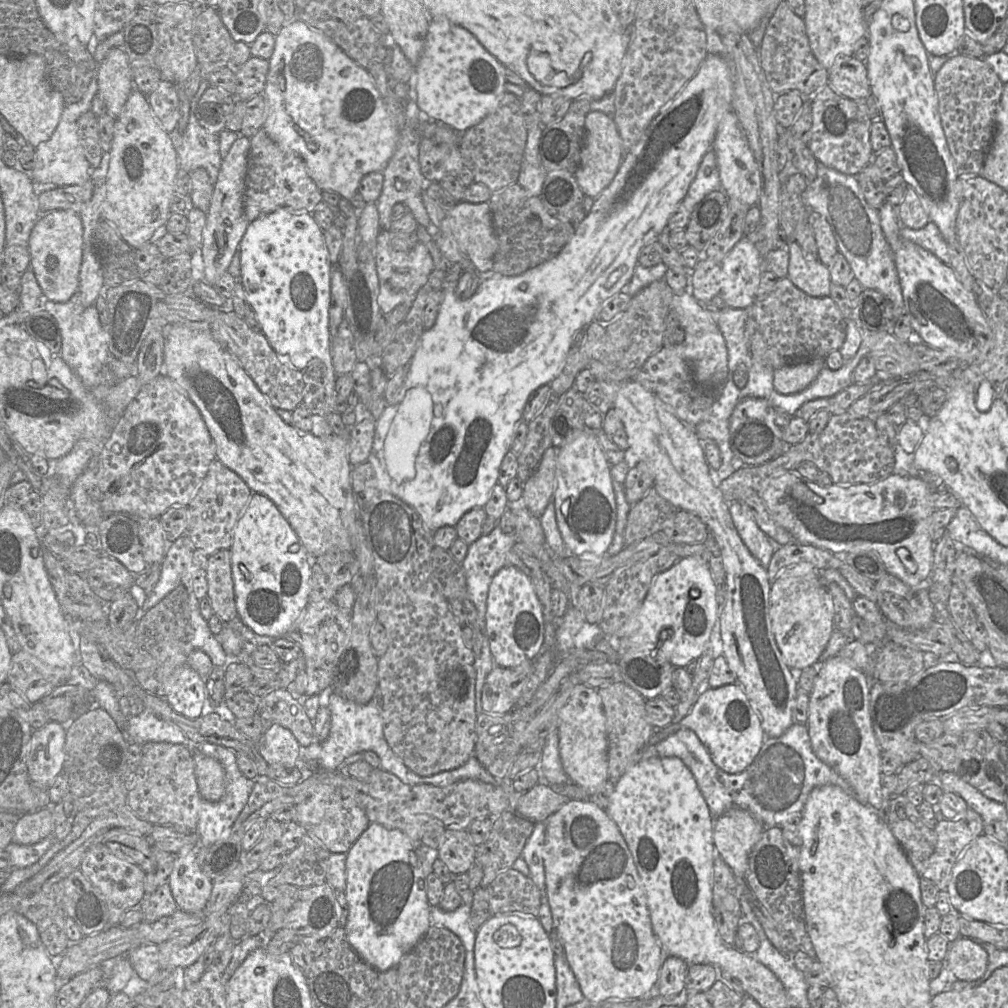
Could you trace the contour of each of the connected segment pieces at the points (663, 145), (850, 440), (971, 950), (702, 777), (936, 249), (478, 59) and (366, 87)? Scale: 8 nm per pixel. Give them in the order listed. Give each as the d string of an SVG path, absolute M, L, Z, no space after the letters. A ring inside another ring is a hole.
M708 54L696 74L683 86L676 96L659 111L644 130L640 139L632 146L630 151L624 155L614 179L596 198L594 198L591 210L587 213L585 218L579 222L574 236L560 254L542 265L530 269L518 276L509 277L495 275L495 273L479 273L483 281L477 292L471 298L466 300L458 298L455 295L455 290L443 290L444 299L440 306L435 325L424 331L418 347L409 363L409 371L404 385L396 397L386 405L380 417L377 419L372 452L368 458L368 461L374 468L380 486L412 506L419 513L425 526L429 530L435 531L442 526L456 526L460 518L467 511L476 507L483 508L487 503L492 488L498 483L501 462L506 453L510 451L515 428L517 424L523 420L523 411L529 396L540 386L550 384L561 373L571 348L574 333L579 328L588 325L595 320L596 314L605 300L621 292L621 289L633 276L634 269L638 264L638 256L642 248L652 241L657 241L658 235L662 231L667 230L666 226L668 220L676 212L686 196L689 186L696 176L703 156L711 150L720 120L725 113L732 111L731 104L733 99L733 88L733 73L726 58L716 54ZM417 386L422 386L429 391L433 400L434 414L431 422L431 429L417 454L415 460L415 477L411 480L406 480L397 484L387 471L385 440L406 393L411 388Z
M848 413L831 415L825 429L818 433L809 433L799 444L792 445L786 453L780 457L763 463L761 465L744 465L731 473L728 477L720 481L721 489L727 501L740 501L741 489L753 489L761 492L765 482L772 476L795 470L802 462L813 463L820 471L827 472L834 484L856 484L856 483L875 483L889 476L894 468L894 452L889 448L886 440L878 433L874 422L868 418L851 418Z
M959 937L949 945L945 966L957 980L977 981L985 974L988 954L978 941Z
M794 723L781 736L768 737L764 732L764 743L754 761L742 772L730 774L715 765L711 756L693 730L682 728L668 736L656 745L656 750L661 757L677 757L688 767L702 795L710 809L713 820L732 808L741 808L750 812L764 828L775 827L784 823L792 816L801 815L810 792L820 786L836 785L846 794L864 805L867 802L860 798L850 784L842 778L832 767L821 761L814 753L807 729L807 725Z
M929 222L921 229L911 229L902 226L899 232L903 238L920 245L934 254L943 263L950 265L951 256L948 242L943 238L935 223Z
M433 17L420 59L416 64L417 106L425 119L441 122L463 133L493 112L506 92L503 66L467 29L453 24L444 17Z
M300 19L292 20L275 37L274 52L270 57L269 70L262 95L266 100L266 117L262 129L285 151L298 155L305 163L309 176L320 190L338 193L349 201L358 191L361 179L370 172L383 172L385 166L392 158L399 139L400 128L397 127L389 114L386 105L380 96L368 71L353 61L342 49L321 31L312 28Z

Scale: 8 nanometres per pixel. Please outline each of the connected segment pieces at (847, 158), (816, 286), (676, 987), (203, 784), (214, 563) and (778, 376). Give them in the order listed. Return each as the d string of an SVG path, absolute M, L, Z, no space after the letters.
M830 85L805 100L810 100L812 111L812 135L807 145L817 162L843 174L857 176L864 167L872 163L874 156L870 142L870 127L873 121L867 114L865 101L854 101L843 97Z
M795 241L789 242L787 248L789 251L787 278L809 296L829 296L832 283L829 268L819 260L807 257Z
M668 955L664 960L656 989L664 999L673 999L686 990L686 976L688 966L683 959Z
M193 748L195 776L201 798L208 802L219 801L226 789L226 776L221 764Z
M222 549L208 556L207 598L211 602L214 614L224 623L238 616L235 604L233 578L231 572L231 552Z
M815 358L777 369L773 373L774 389L781 395L800 393L812 384L824 367L824 359Z

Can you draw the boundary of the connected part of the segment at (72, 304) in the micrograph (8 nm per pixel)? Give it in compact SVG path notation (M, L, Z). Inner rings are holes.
M79 292L64 303L47 300L44 310L49 312L57 321L62 337L60 356L74 371L83 385L93 389L99 384L112 384L121 380L114 380L111 373L105 368L105 361L112 356L108 349L108 334L102 327L98 311L95 306L84 307L81 304Z

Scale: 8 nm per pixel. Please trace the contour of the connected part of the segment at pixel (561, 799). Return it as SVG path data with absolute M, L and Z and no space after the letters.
M538 783L519 796L515 811L533 823L538 823L546 820L568 801L567 797L553 791L550 786Z

